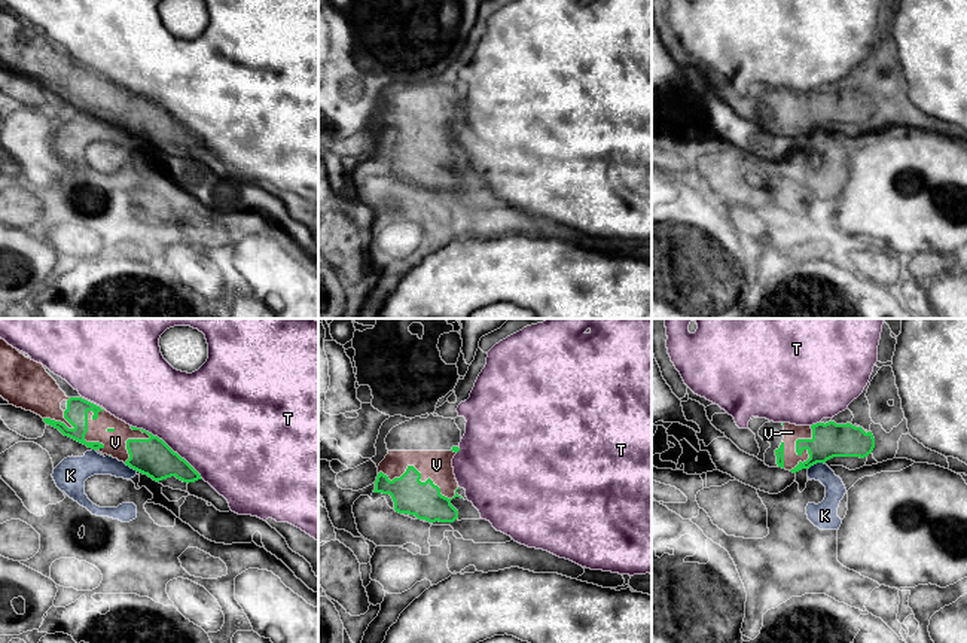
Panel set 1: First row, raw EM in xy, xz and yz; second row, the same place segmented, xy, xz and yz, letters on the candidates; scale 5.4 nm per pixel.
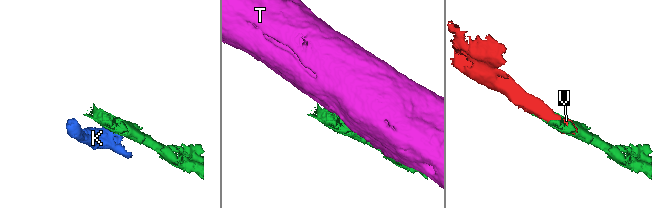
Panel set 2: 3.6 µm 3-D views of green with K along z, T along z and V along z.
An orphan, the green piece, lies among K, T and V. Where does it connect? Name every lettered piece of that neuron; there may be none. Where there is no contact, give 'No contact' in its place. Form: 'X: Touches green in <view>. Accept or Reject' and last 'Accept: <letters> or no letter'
K: Touches green in yz. Reject
T: Touches green in xy. Reject
V: Touches green in xz. Accept
Accept: V

